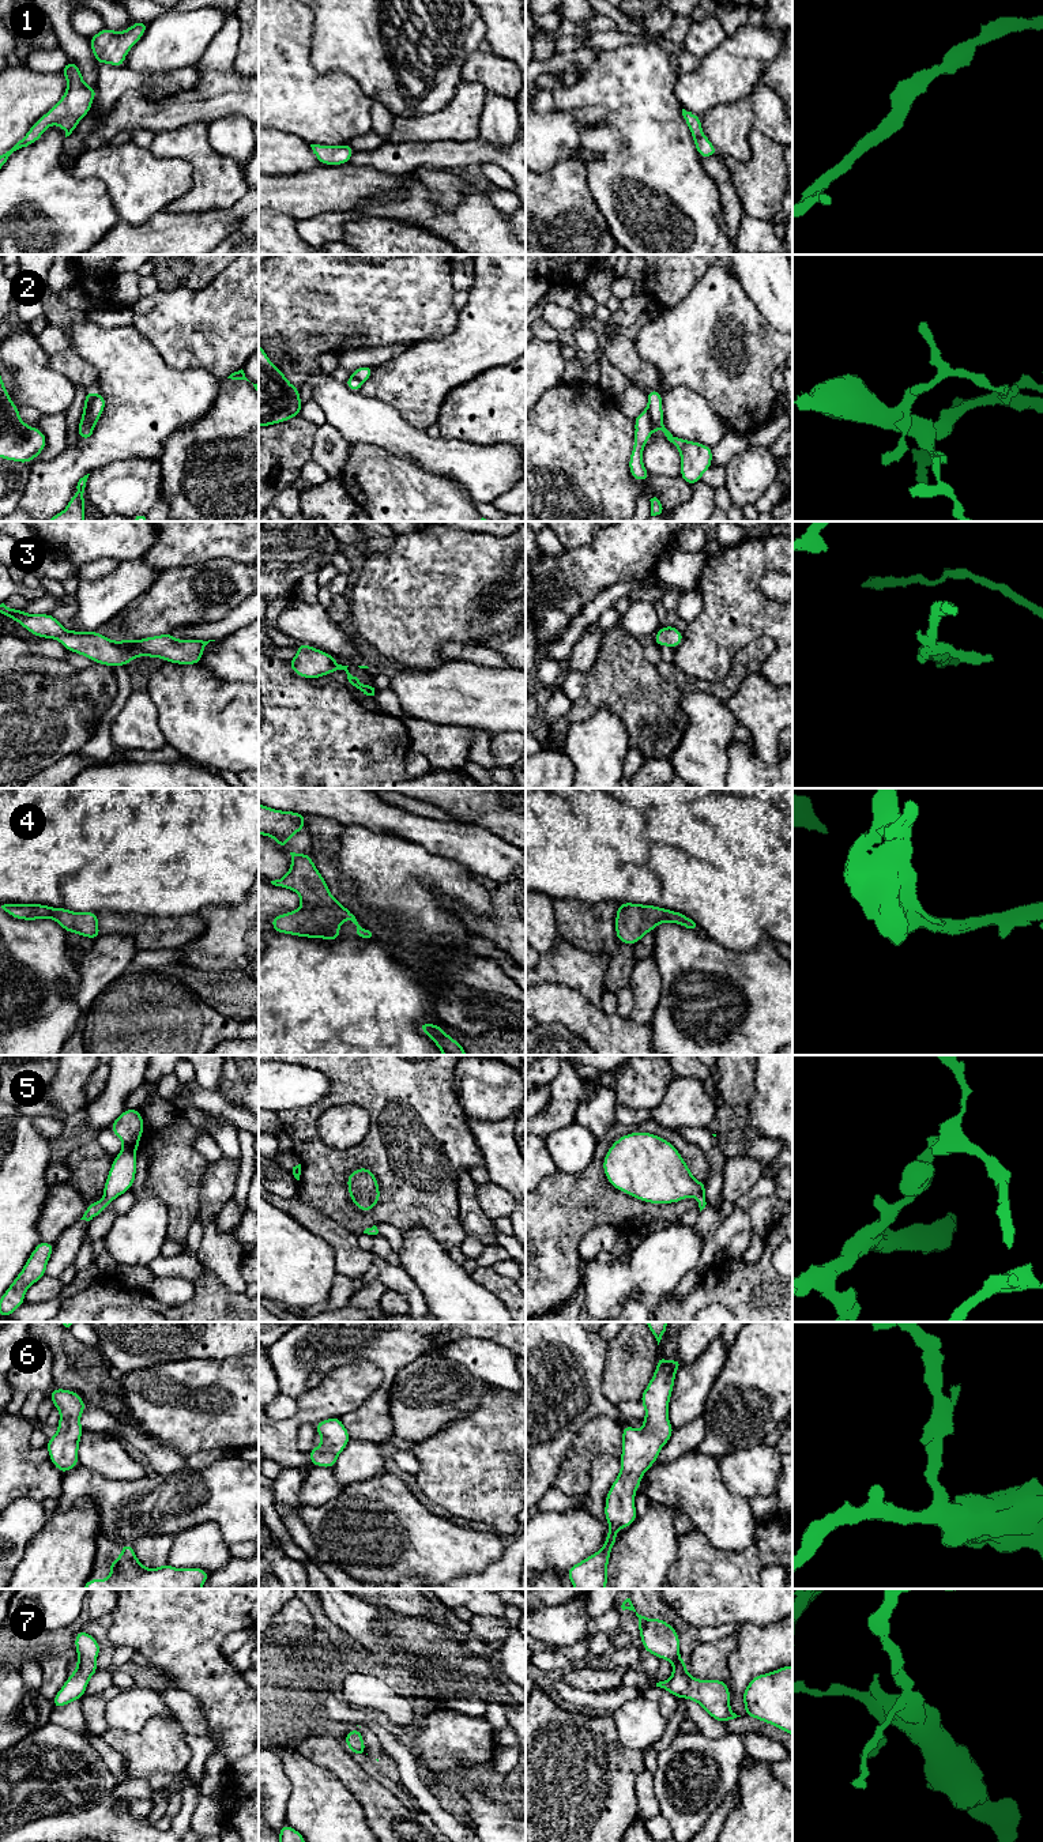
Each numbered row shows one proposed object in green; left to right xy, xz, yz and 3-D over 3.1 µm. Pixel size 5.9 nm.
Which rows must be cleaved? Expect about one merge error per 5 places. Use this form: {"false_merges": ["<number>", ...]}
{"false_merges": ["2"]}

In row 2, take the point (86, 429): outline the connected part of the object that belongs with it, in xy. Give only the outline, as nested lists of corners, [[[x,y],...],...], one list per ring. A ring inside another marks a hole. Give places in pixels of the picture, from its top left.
[[[99,393],[99,396],[91,403],[91,407],[90,407],[84,421],[80,423],[80,426],[78,429],[79,438],[82,438],[82,440],[91,438],[91,436],[94,433],[95,423],[101,418],[101,415],[105,410],[105,406],[106,406],[106,400]]]

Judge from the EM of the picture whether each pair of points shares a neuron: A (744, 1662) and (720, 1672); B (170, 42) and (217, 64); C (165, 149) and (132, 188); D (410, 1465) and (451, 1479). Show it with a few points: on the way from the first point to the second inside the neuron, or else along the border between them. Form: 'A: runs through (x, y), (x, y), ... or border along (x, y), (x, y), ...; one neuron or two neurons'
A: border along (737, 1638), (737, 1646), (727, 1657), (725, 1680); two neurons
B: border along (219, 30), (194, 66); two neurons
C: border along (149, 149), (158, 157), (184, 158), (188, 162); two neurons
D: border along (410, 1451), (418, 1461), (418, 1472), (415, 1475); two neurons

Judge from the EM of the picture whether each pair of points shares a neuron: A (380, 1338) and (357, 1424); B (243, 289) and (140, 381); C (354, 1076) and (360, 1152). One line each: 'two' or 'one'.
A: one
B: two
C: one

